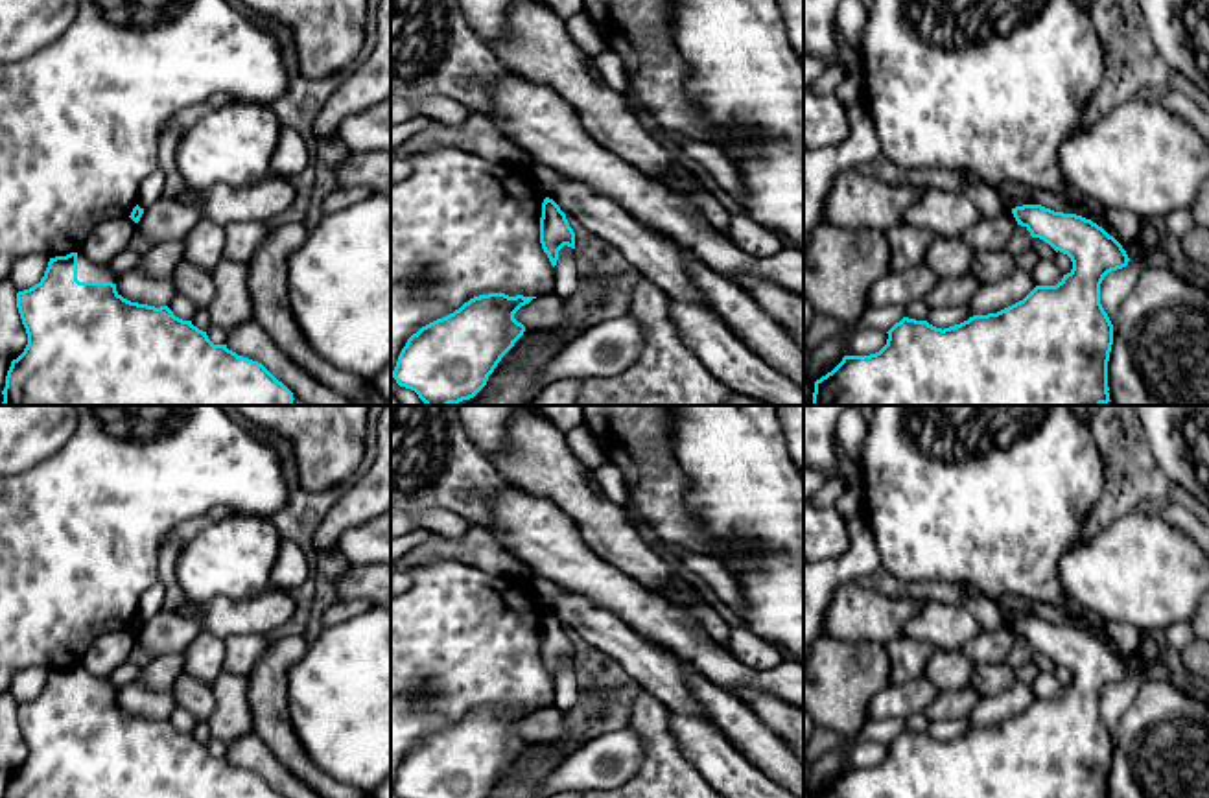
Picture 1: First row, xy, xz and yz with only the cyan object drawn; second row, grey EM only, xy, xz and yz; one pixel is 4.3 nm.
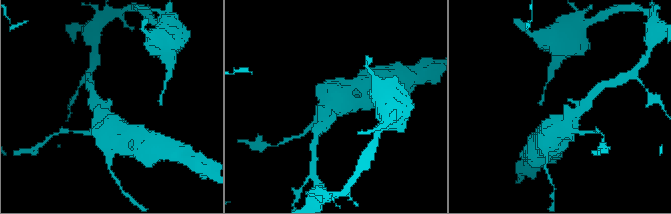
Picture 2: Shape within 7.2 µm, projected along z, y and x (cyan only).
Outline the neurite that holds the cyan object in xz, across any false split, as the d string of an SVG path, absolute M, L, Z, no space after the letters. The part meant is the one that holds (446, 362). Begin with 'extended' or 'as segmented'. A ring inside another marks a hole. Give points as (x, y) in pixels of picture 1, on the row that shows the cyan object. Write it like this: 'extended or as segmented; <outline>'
as segmented; M505 293L479 295L453 313L422 326L402 348L391 376L411 389L426 405L450 405L474 398L494 372L501 358L523 335L525 326L514 313L536 297Z

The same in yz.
as segmented; M1041 205L1012 208L1017 225L1032 238L1049 243L1071 258L1073 269L1056 286L1036 286L1023 300L988 315L936 328L927 321L903 317L886 334L886 345L870 356L844 356L826 376L815 381L813 405L1102 405L1109 400L1108 361L1113 324L1100 304L1100 284L1111 271L1128 265L1122 245L1102 227L1076 214Z

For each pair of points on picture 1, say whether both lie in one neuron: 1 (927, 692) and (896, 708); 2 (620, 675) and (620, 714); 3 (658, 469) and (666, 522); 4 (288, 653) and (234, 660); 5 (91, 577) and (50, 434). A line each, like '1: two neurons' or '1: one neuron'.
1: one neuron
2: one neuron
3: one neuron
4: two neurons
5: two neurons

